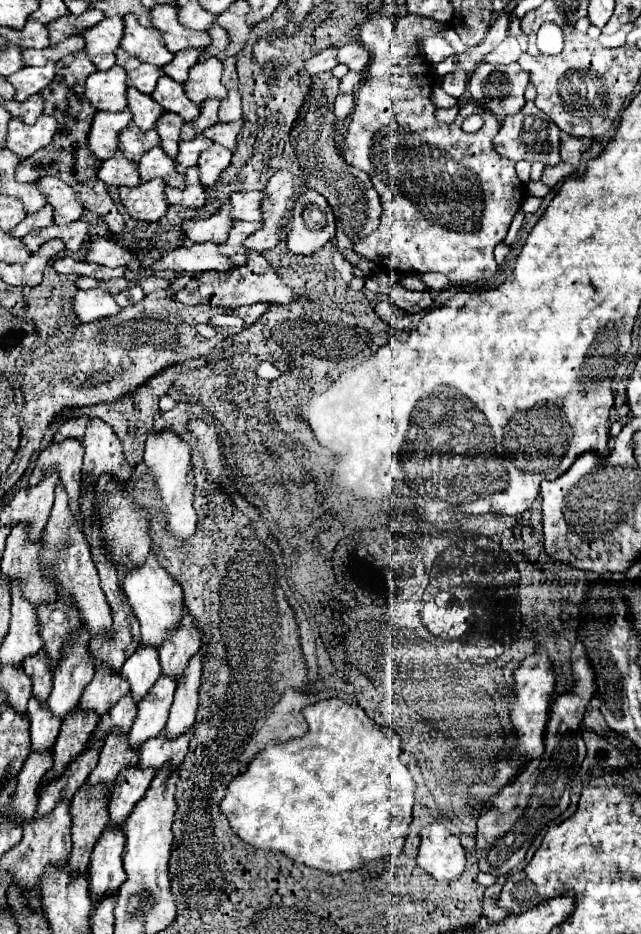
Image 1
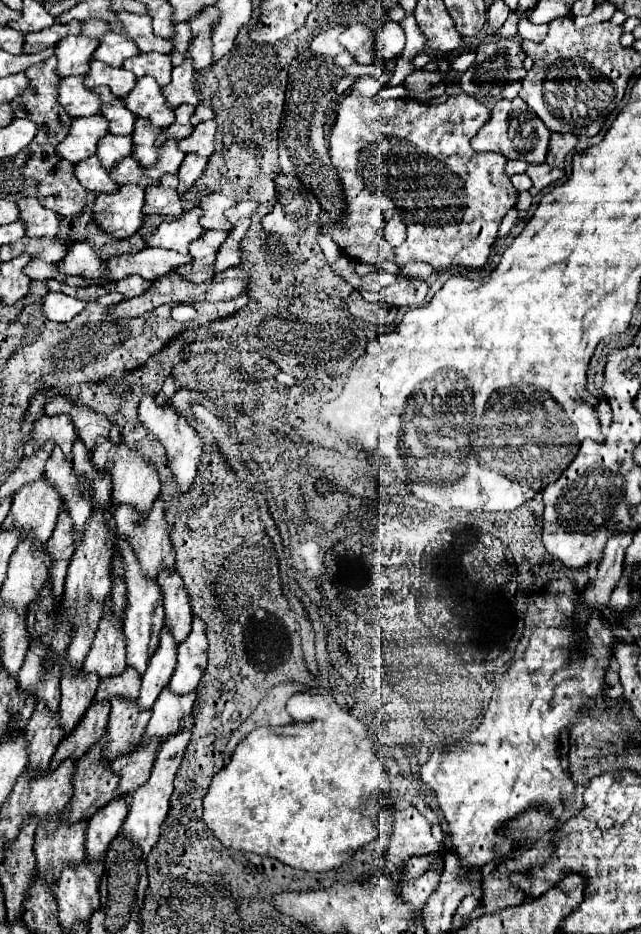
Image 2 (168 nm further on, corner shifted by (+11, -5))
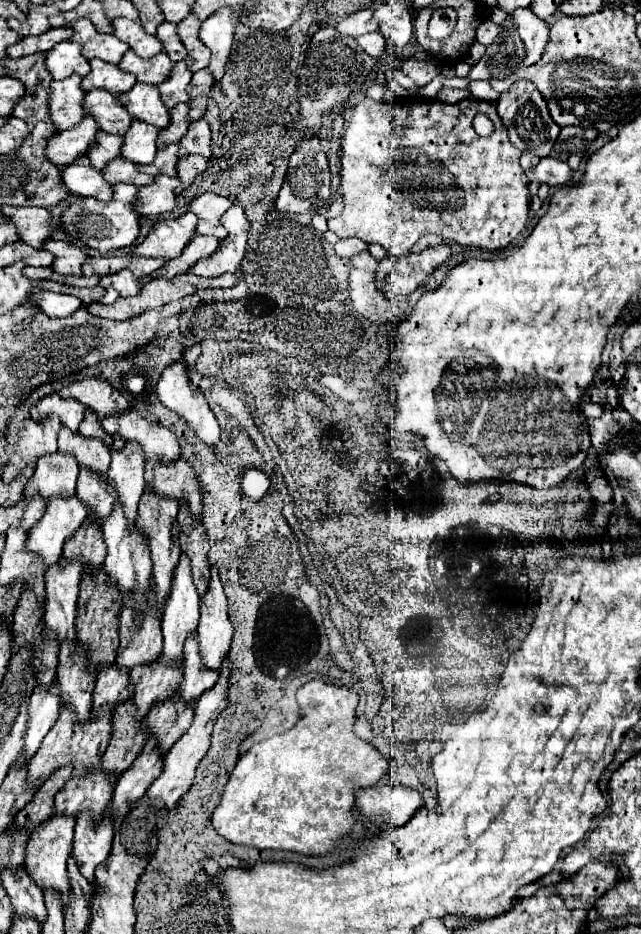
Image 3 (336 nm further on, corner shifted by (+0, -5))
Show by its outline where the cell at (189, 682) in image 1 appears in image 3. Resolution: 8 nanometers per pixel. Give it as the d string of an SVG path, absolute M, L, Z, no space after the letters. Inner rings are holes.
M212 569L208 591L200 599L200 625L198 625L200 657L206 669L218 671L222 667L222 661L230 649L230 639L232 625L228 621L226 595L216 569Z

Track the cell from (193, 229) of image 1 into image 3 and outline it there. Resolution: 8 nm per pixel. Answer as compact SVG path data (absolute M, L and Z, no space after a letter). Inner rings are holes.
M186 213L184 217L178 219L160 219L152 227L144 243L140 243L134 249L134 253L144 257L174 259L184 251L188 241L192 241L192 237L196 235L196 223L198 217L194 217L194 213Z

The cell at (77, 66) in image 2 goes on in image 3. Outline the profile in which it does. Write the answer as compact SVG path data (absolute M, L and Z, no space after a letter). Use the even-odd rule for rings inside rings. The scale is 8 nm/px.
M62 41L54 45L46 55L46 67L54 79L66 79L72 73L86 77L90 69L88 59L84 59L80 45L74 41Z

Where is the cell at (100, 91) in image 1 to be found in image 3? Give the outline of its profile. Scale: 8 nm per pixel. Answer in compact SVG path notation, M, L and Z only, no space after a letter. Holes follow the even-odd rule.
M68 77L62 81L52 81L50 85L50 117L54 125L64 131L72 129L86 117L84 109L84 89L80 89L82 77Z

